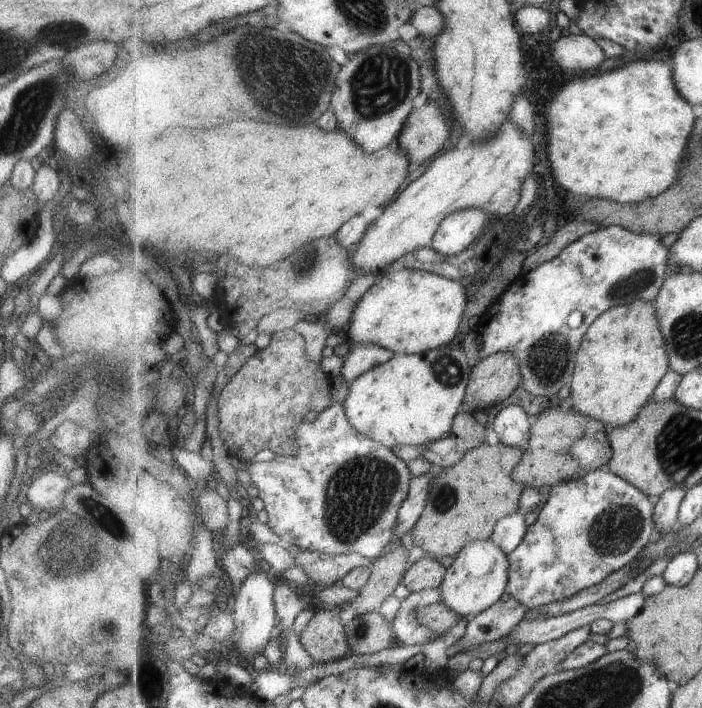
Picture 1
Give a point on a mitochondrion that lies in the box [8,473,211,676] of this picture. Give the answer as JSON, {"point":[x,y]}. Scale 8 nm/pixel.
{"point":[91,563]}

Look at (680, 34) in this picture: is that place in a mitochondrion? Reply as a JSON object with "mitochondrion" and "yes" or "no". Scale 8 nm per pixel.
{"mitochondrion":"no"}

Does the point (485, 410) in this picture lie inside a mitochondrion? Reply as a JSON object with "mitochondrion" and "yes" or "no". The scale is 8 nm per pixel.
{"mitochondrion":"no"}

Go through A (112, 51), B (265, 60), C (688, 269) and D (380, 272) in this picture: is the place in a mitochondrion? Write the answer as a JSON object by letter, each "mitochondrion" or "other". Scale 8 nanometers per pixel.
{"A":"other","B":"mitochondrion","C":"other","D":"other"}

